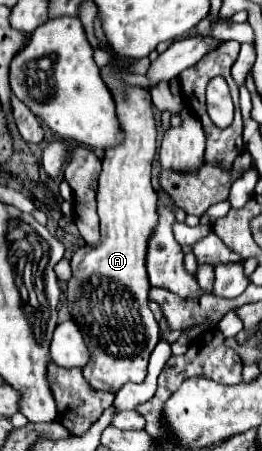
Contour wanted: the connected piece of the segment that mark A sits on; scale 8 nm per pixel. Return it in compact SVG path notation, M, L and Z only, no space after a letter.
M102 66L100 74L114 96L124 140L104 152L98 186L100 242L96 246L86 244L72 256L72 278L66 286L66 298L68 310L92 354L88 366L82 368L86 382L96 390L116 394L124 384L146 378L148 358L160 340L158 322L148 308L150 282L144 270L148 234L152 234L158 222L158 196L150 184L150 168L156 154L156 120L150 92L116 76L128 74L128 70Z

